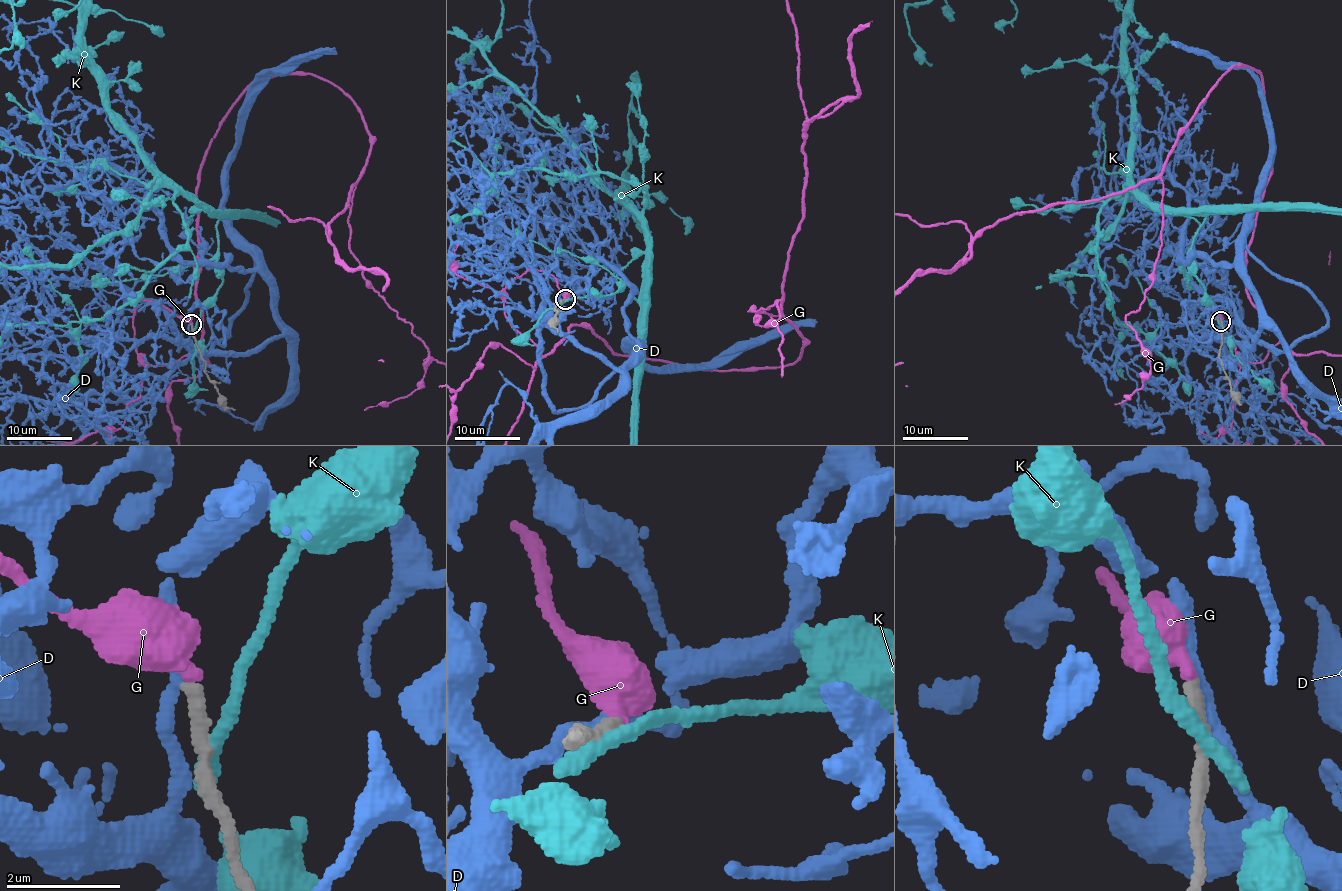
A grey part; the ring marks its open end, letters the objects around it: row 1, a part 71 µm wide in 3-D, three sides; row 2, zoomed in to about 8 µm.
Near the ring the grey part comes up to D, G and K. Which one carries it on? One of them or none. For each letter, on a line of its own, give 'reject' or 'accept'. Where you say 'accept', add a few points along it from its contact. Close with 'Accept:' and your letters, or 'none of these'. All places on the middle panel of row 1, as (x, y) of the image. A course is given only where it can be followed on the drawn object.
D: reject
G: accept | via (566, 299), (532, 268), (501, 297), (543, 356), (573, 325), (706, 369), (804, 338)
K: reject
Accept: G

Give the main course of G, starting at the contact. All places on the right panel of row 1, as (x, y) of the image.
G: (1221, 321), (1279, 340), (1249, 67), (1093, 201)

